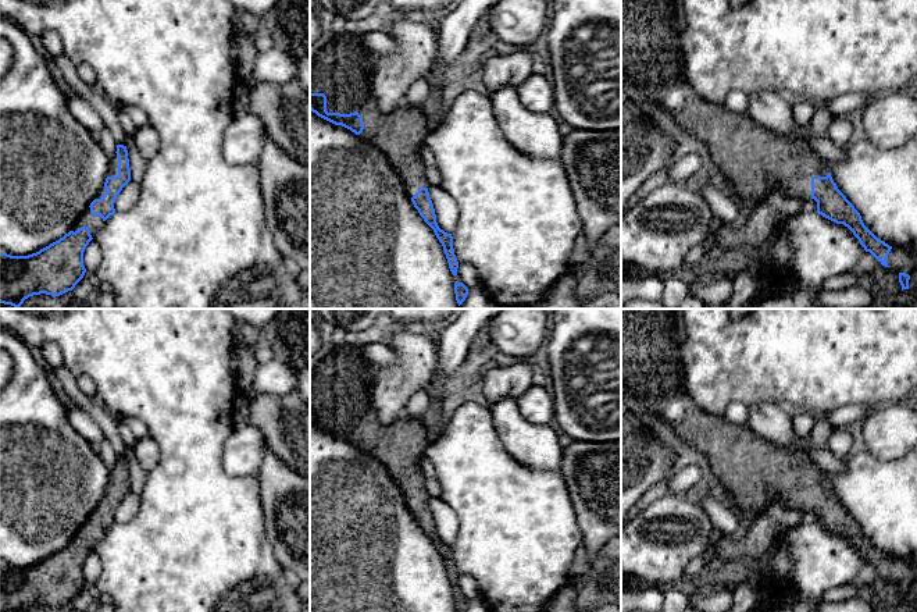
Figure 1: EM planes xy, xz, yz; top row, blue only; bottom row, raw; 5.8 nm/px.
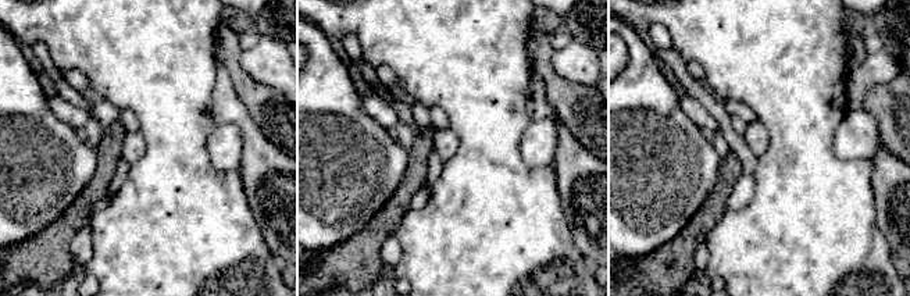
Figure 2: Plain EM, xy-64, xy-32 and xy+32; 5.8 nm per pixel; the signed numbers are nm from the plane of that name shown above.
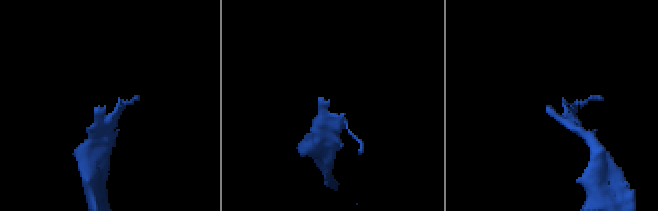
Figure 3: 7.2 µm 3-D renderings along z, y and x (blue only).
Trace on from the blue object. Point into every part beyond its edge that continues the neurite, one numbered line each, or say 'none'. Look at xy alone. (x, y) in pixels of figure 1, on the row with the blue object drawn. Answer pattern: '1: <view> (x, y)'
1: xy (113, 168)

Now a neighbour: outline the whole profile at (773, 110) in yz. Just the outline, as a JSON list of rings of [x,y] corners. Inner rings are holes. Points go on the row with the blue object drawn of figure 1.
[[[754,90],[747,93],[747,114],[761,127],[779,134],[803,136],[824,160],[843,160],[843,147],[821,138],[810,127],[800,127],[792,113],[795,97],[786,92]]]

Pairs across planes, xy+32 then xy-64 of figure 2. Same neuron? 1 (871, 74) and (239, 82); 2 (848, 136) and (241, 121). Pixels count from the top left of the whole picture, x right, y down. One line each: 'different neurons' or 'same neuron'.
1: different neurons
2: different neurons

